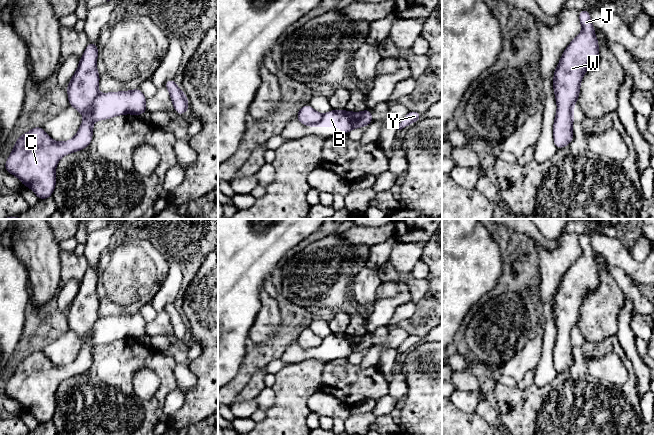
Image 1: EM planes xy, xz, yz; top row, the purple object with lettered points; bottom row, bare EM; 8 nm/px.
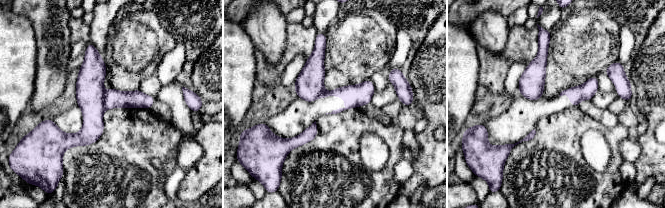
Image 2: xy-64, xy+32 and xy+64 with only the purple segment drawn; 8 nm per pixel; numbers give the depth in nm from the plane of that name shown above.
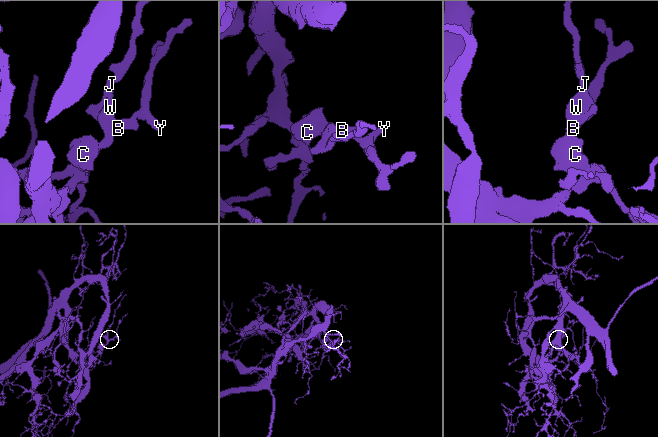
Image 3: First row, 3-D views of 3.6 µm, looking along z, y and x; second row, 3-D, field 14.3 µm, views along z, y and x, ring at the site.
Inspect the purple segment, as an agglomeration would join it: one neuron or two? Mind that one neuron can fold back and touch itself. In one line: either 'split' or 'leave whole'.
split

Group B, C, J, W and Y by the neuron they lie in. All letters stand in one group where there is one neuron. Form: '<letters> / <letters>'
B Y / C J W

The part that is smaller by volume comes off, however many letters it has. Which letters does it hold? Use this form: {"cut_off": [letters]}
{"cut_off": ["B", "Y"]}

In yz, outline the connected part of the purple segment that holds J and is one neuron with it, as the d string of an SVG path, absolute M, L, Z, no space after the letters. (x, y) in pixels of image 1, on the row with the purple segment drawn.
M579 11L579 21L582 31L564 50L554 72L553 89L557 112L553 124L553 138L557 149L564 148L573 140L570 109L578 101L583 75L590 67L595 67L600 59L599 41L590 21L590 11Z

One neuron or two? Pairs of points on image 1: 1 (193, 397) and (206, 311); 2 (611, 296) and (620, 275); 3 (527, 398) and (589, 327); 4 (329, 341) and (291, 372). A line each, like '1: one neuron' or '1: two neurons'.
1: one neuron
2: two neurons
3: two neurons
4: two neurons

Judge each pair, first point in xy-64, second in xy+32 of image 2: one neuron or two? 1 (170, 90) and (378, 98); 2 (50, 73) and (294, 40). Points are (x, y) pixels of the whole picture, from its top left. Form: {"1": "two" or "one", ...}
{"1": "one", "2": "two"}

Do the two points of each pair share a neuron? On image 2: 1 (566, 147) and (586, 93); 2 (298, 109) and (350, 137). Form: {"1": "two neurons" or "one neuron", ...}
{"1": "two neurons", "2": "two neurons"}

